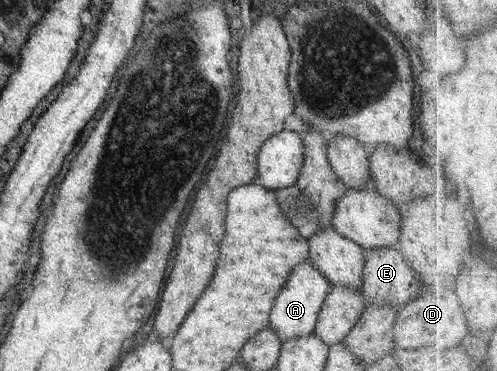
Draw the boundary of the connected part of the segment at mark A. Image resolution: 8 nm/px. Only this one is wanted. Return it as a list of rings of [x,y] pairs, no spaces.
[[[309,259],[297,264],[284,288],[277,295],[273,310],[270,313],[269,326],[279,335],[281,342],[295,337],[310,335],[317,325],[318,315],[332,285],[329,280],[314,268]]]

